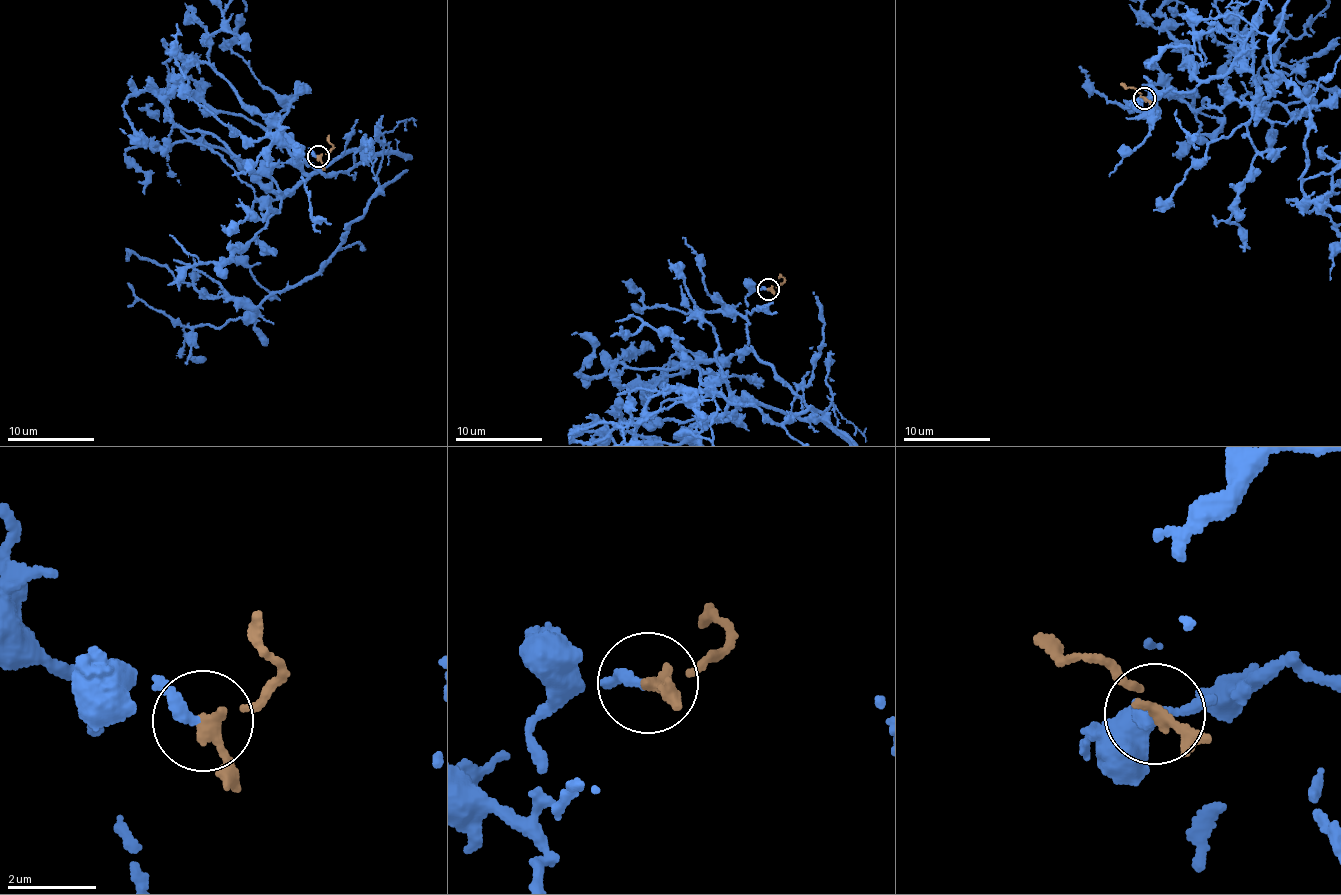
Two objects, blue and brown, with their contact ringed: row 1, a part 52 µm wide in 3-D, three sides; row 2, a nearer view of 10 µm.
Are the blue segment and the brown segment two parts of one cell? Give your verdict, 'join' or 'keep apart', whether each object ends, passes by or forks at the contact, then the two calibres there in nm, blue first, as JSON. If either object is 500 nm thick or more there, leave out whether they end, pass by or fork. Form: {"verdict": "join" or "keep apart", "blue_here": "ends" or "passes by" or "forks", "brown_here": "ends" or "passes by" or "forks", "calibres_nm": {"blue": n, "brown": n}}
{"verdict": "join", "blue_here": "ends", "brown_here": "passes by", "calibres_nm": {"blue": 240, "brown": 220}}

